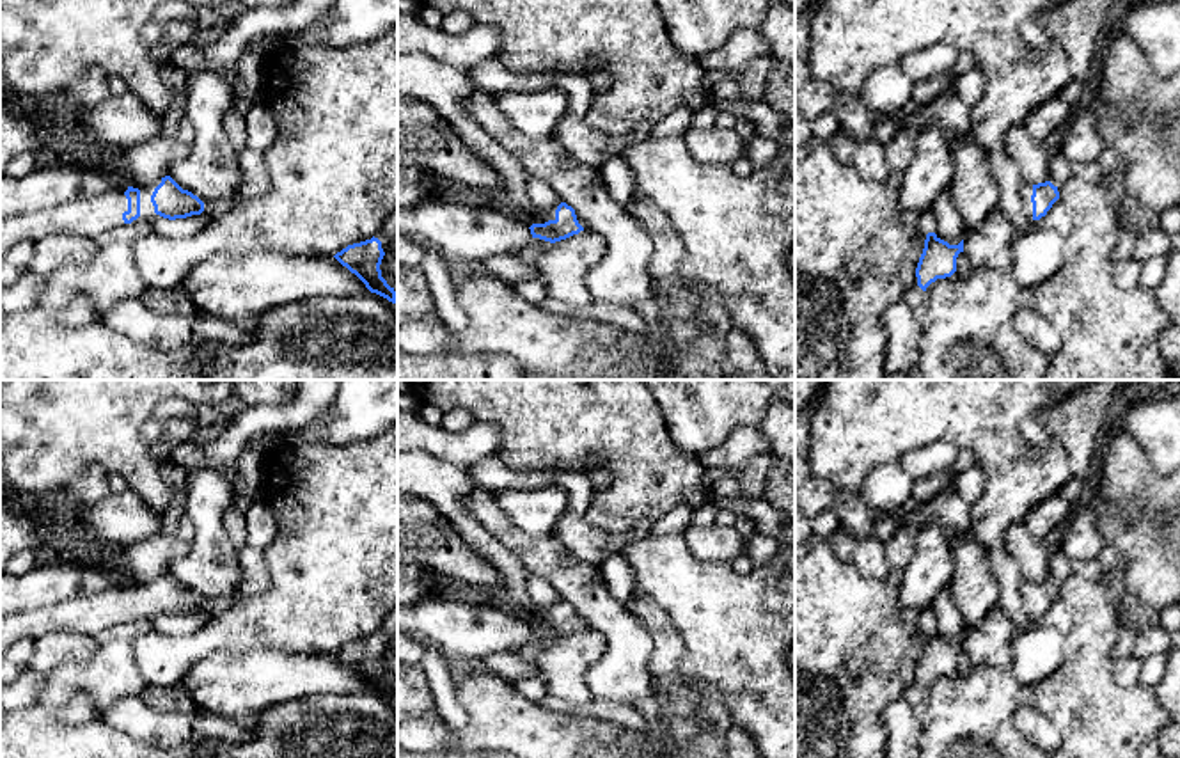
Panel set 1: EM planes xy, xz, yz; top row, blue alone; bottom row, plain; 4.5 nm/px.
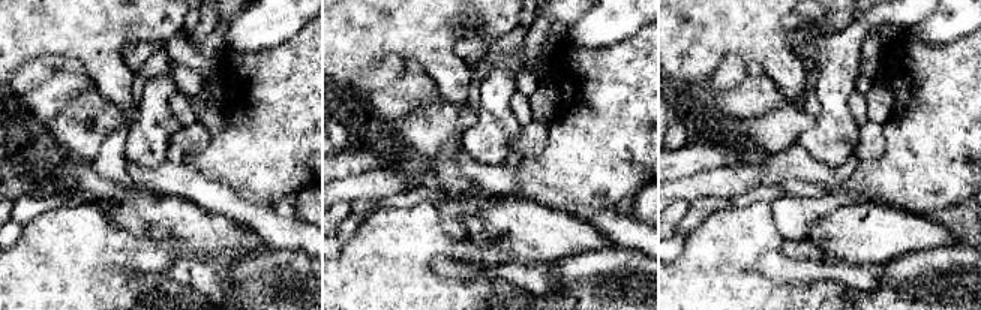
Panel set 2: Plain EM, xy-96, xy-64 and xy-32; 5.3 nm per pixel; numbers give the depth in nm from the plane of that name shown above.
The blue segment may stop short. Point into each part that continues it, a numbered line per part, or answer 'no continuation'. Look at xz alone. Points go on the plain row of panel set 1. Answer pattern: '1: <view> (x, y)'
1: xz (542, 613)

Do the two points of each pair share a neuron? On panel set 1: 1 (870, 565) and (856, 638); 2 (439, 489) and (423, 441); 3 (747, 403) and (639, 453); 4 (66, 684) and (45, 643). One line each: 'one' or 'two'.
1: two
2: two
3: two
4: two

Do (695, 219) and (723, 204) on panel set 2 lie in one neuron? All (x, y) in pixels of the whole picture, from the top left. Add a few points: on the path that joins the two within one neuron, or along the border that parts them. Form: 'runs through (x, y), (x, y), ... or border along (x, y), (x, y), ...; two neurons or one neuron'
runs through (702, 211), (708, 205), (716, 205); one neuron

